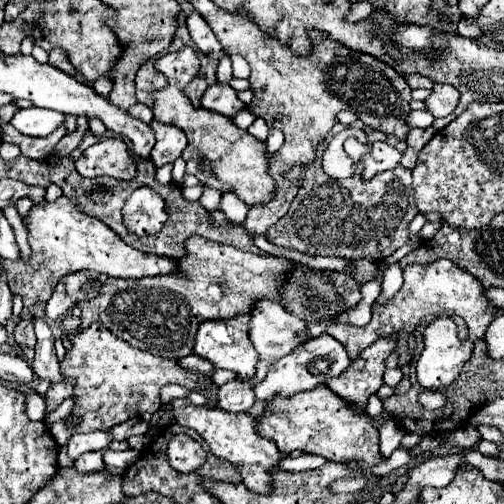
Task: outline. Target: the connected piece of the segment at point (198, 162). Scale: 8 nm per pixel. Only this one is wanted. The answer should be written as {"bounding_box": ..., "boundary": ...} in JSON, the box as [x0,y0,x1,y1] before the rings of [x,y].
{"bounding_box":[154,46,276,208],"boundary":[[[184,46],[178,52],[168,52],[156,60],[156,68],[168,78],[166,88],[154,92],[154,118],[178,126],[184,130],[188,138],[188,146],[182,152],[186,160],[186,174],[194,174],[200,184],[208,188],[216,188],[220,192],[234,192],[248,208],[264,206],[274,196],[276,182],[270,178],[266,166],[274,158],[266,150],[266,142],[254,138],[246,130],[240,130],[230,118],[222,114],[214,114],[210,110],[196,110],[192,102],[186,98],[184,88],[200,70],[200,60],[190,46]]]}

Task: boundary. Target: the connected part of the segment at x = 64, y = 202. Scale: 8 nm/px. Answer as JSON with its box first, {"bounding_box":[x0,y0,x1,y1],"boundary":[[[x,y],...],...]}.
{"bounding_box":[2,196,180,308],"boundary":[[[60,196],[58,200],[48,202],[46,206],[32,206],[24,224],[28,228],[28,242],[32,246],[30,262],[24,264],[18,258],[14,262],[4,260],[2,266],[8,272],[8,284],[12,294],[20,294],[26,308],[34,304],[44,304],[62,276],[80,270],[94,270],[98,274],[116,278],[142,278],[160,274],[164,276],[176,274],[180,270],[174,258],[134,250],[132,246],[122,242],[122,238],[104,222],[98,222],[98,218],[82,214],[78,206],[74,206],[74,202],[70,202],[66,196]]]}

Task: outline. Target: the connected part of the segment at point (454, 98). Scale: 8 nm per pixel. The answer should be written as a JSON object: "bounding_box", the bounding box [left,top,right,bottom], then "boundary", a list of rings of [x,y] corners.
{"bounding_box":[426,84,458,118],"boundary":[[[434,84],[432,94],[426,98],[426,110],[434,116],[434,118],[442,118],[454,112],[456,104],[458,104],[458,90],[454,90],[454,86],[450,84]]]}

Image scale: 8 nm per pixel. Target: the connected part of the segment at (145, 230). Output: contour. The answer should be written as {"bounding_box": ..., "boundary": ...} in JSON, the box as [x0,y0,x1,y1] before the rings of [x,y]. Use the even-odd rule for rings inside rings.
{"bounding_box":[124,188,168,234],"boundary":[[[138,188],[128,198],[124,210],[124,224],[134,234],[156,234],[168,220],[164,200],[150,188]]]}

